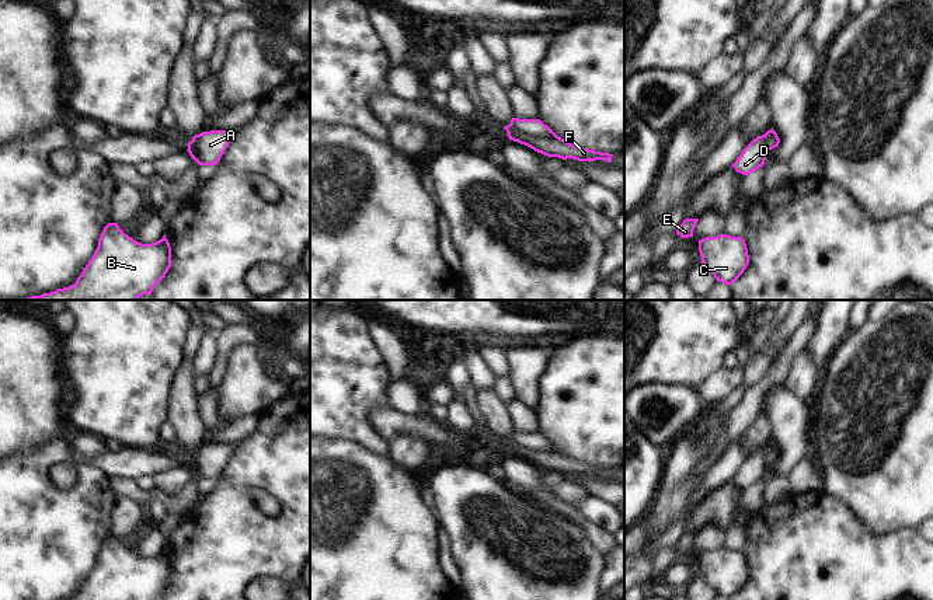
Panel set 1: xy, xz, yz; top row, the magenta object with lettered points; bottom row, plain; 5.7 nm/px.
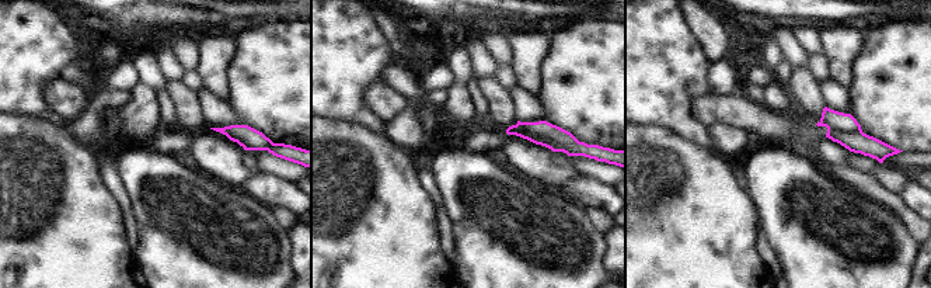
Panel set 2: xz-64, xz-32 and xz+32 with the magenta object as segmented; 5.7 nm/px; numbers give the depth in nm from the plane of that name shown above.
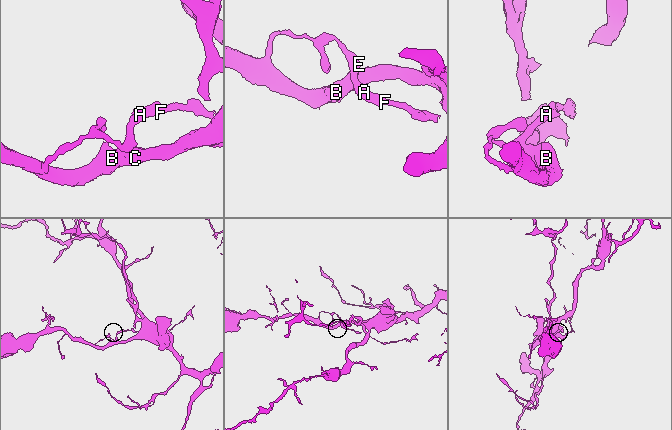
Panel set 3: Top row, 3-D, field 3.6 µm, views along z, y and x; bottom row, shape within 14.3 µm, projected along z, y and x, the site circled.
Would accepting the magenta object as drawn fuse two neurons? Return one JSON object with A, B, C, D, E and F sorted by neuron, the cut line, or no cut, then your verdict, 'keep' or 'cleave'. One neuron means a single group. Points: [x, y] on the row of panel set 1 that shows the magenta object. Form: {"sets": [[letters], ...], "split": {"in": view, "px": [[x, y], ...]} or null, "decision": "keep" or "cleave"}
{"sets": [["A", "B", "C", "D", "E"], ["F"]], "split": {"in": "xz", "px": [[509, 124], [526, 135], [547, 136], [568, 143]]}, "decision": "cleave"}

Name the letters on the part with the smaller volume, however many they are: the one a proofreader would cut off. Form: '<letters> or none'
F

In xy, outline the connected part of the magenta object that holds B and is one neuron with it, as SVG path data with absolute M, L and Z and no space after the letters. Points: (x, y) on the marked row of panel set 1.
M108 223L100 238L98 238L98 247L93 255L93 258L88 261L88 264L86 265L86 268L83 269L81 275L77 278L76 283L69 286L69 287L63 287L63 289L56 289L55 292L51 293L43 293L41 296L31 296L28 299L0 299L0 300L137 300L140 296L143 294L152 294L153 287L166 276L166 273L168 272L171 266L171 247L168 240L166 238L166 234L163 236L161 240L152 243L152 244L142 244L135 241L132 237L129 237L128 234L125 234L118 223Z

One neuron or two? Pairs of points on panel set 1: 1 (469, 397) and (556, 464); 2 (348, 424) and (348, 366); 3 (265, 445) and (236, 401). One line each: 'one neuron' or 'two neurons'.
1: two neurons
2: one neuron
3: two neurons

